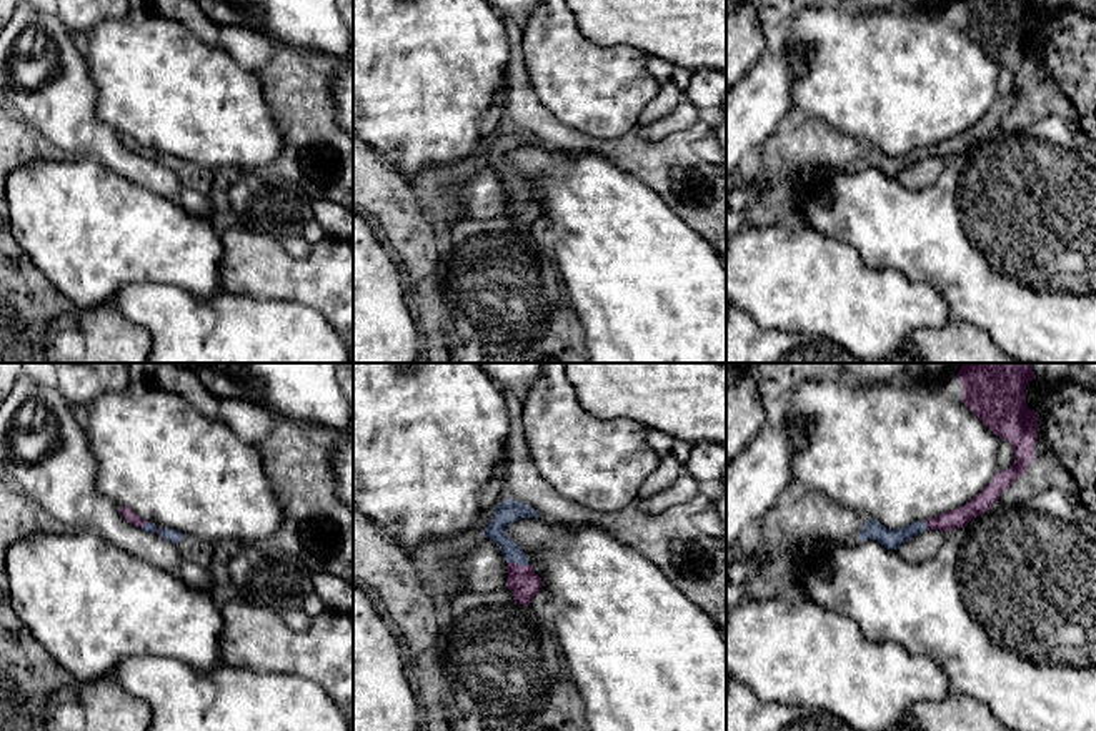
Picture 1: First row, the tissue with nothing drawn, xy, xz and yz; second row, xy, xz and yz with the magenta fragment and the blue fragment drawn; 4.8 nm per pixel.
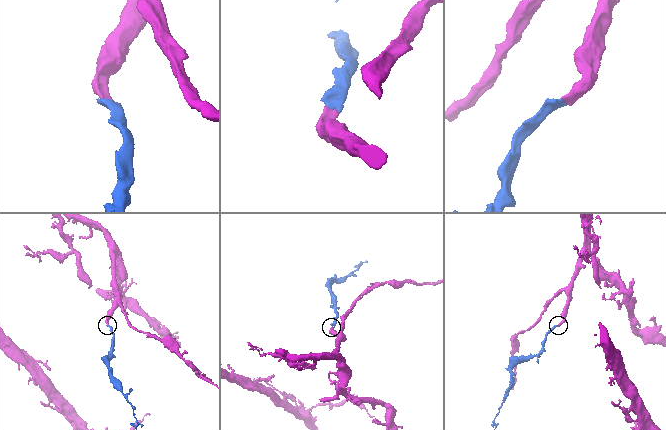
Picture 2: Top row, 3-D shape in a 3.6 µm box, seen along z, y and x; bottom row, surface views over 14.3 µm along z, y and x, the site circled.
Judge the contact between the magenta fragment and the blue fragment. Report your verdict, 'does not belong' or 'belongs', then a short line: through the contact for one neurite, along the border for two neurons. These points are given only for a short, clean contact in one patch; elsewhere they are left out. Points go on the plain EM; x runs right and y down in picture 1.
belongs; line xz (522, 208), (517, 190), (502, 165), (507, 140)

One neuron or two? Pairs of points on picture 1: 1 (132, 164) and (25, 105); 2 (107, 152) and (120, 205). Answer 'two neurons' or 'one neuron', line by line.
1: one neuron
2: two neurons

